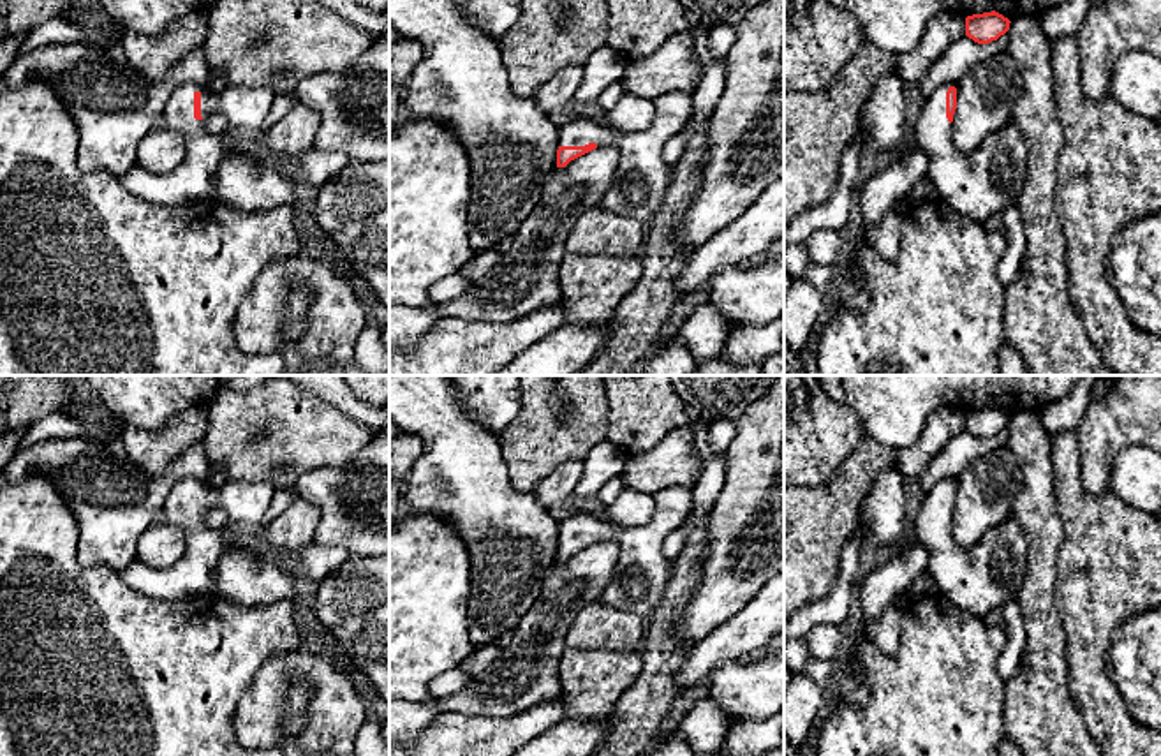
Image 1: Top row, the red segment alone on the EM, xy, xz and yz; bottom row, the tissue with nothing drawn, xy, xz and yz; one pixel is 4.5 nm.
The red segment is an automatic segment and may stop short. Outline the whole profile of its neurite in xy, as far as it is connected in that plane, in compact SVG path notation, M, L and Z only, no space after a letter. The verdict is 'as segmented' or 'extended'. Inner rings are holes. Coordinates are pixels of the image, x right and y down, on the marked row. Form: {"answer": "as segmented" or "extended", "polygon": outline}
{"answer": "extended", "polygon": "M192 83L176 86L166 102L162 123L185 136L183 162L167 174L152 174L134 164L120 178L122 185L136 197L164 206L211 199L211 180L226 159L227 146L220 132L208 127L210 116L220 113L227 130L261 132L275 97L271 83L227 85L220 93L208 93Z"}

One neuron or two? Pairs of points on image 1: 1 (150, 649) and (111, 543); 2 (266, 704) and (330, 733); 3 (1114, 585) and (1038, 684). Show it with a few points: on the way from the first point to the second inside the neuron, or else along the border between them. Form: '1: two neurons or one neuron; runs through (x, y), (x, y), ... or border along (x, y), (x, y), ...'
1: two neurons; border along (80, 563), (87, 568), (108, 566), (118, 575)
2: one neuron; runs through (286, 675), (309, 672), (330, 693), (330, 705)
3: two neurons; border along (1057, 610), (1064, 631), (1070, 691)

